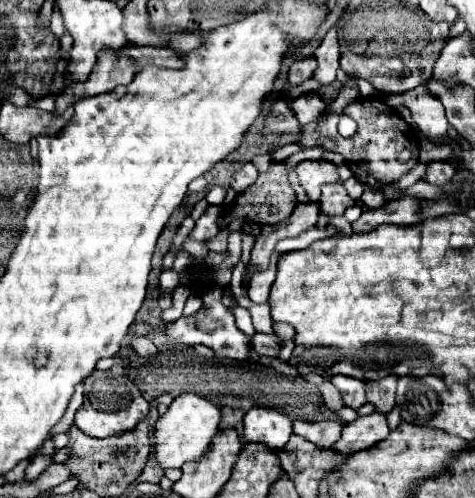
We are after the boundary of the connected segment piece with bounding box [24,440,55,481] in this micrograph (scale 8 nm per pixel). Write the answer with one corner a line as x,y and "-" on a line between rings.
47,440
43,446
41,446
41,450
39,450
39,454
35,456
35,458
31,458
31,462
27,464
27,468
25,468
25,479
24,481
33,481
49,464
53,464
53,460
51,460
51,456
55,454
55,448
53,448
53,440

